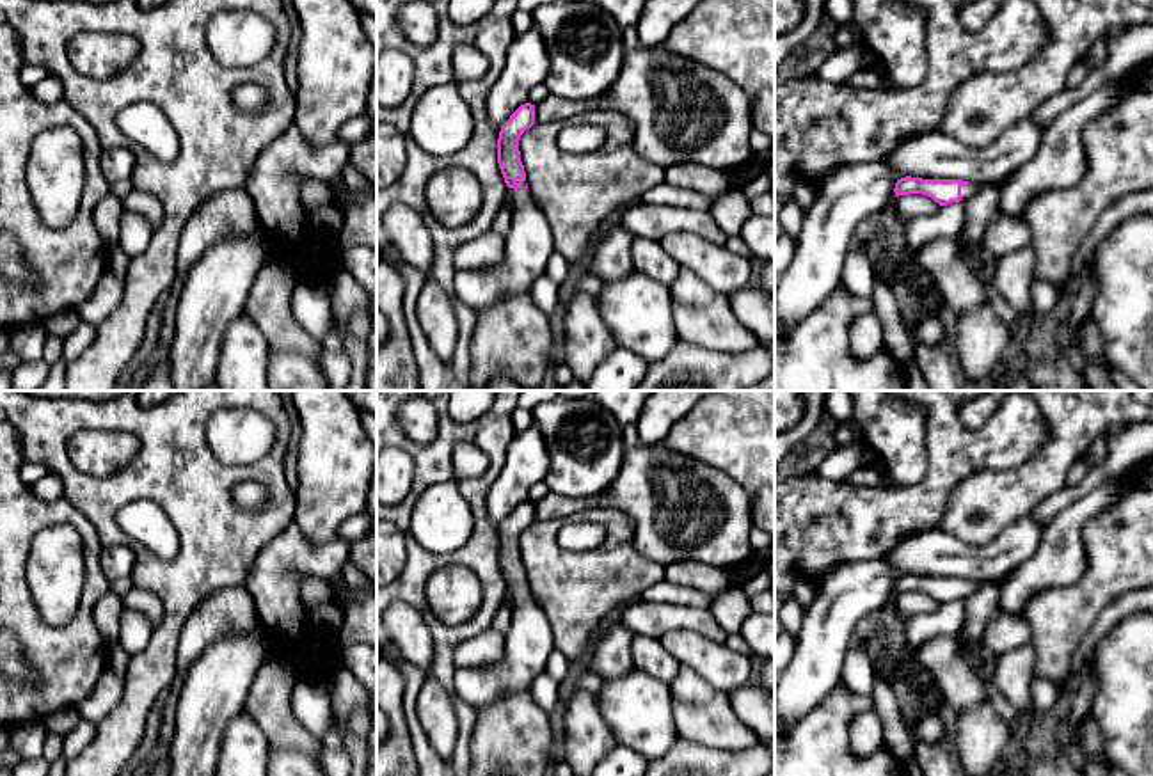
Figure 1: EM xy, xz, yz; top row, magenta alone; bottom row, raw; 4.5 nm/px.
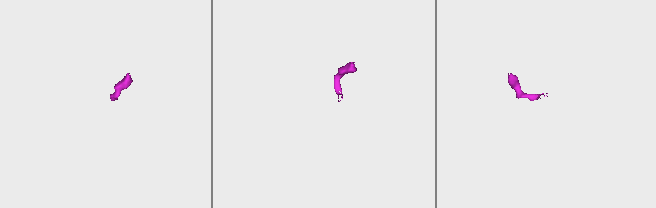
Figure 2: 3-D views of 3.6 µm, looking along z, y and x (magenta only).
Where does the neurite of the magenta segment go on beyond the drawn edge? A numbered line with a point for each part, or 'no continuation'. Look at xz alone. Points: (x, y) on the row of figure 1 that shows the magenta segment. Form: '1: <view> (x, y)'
1: xz (528, 244)

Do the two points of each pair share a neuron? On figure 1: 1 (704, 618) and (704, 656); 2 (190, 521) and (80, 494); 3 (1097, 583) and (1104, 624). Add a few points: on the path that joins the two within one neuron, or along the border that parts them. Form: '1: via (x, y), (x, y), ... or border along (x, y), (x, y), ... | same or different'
1: border along (663, 634), (690, 631), (723, 643) | different
2: via (164, 494), (157, 487), (107, 487) | same
3: border along (1134, 590), (1120, 593), (1077, 645) | different

